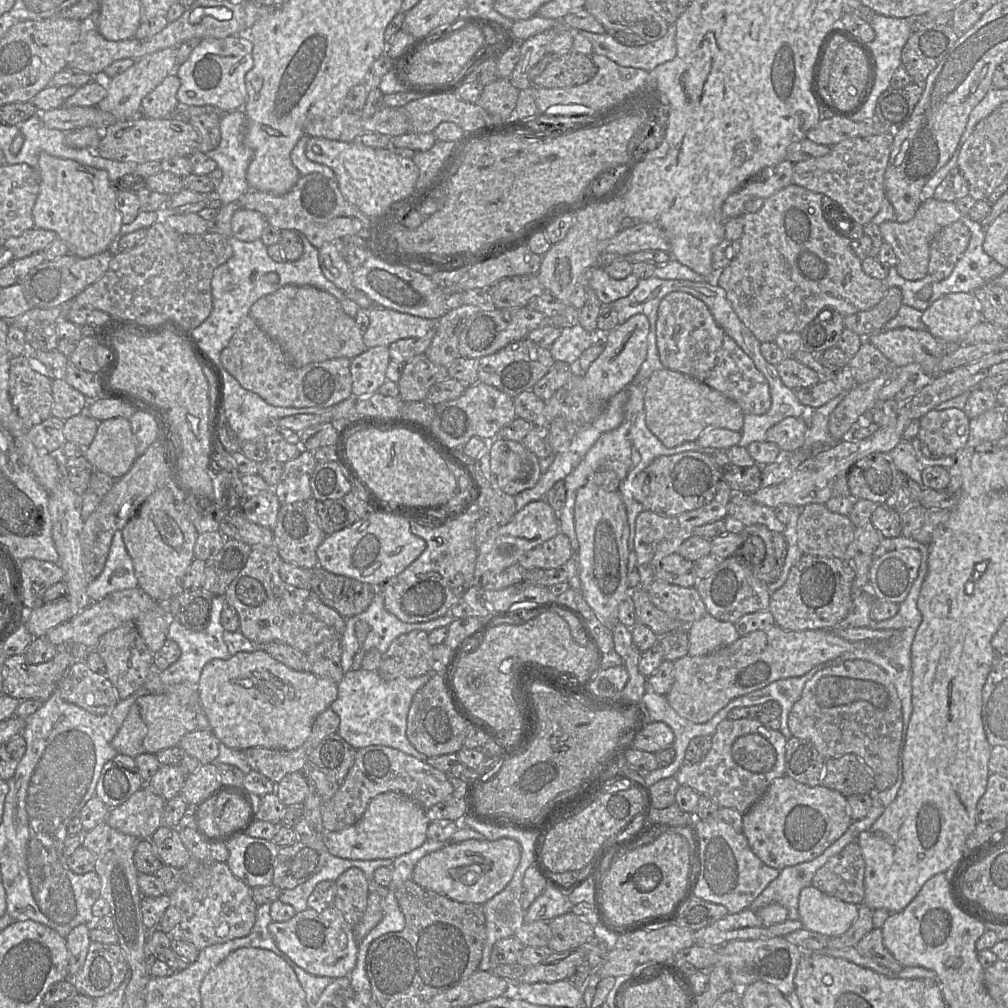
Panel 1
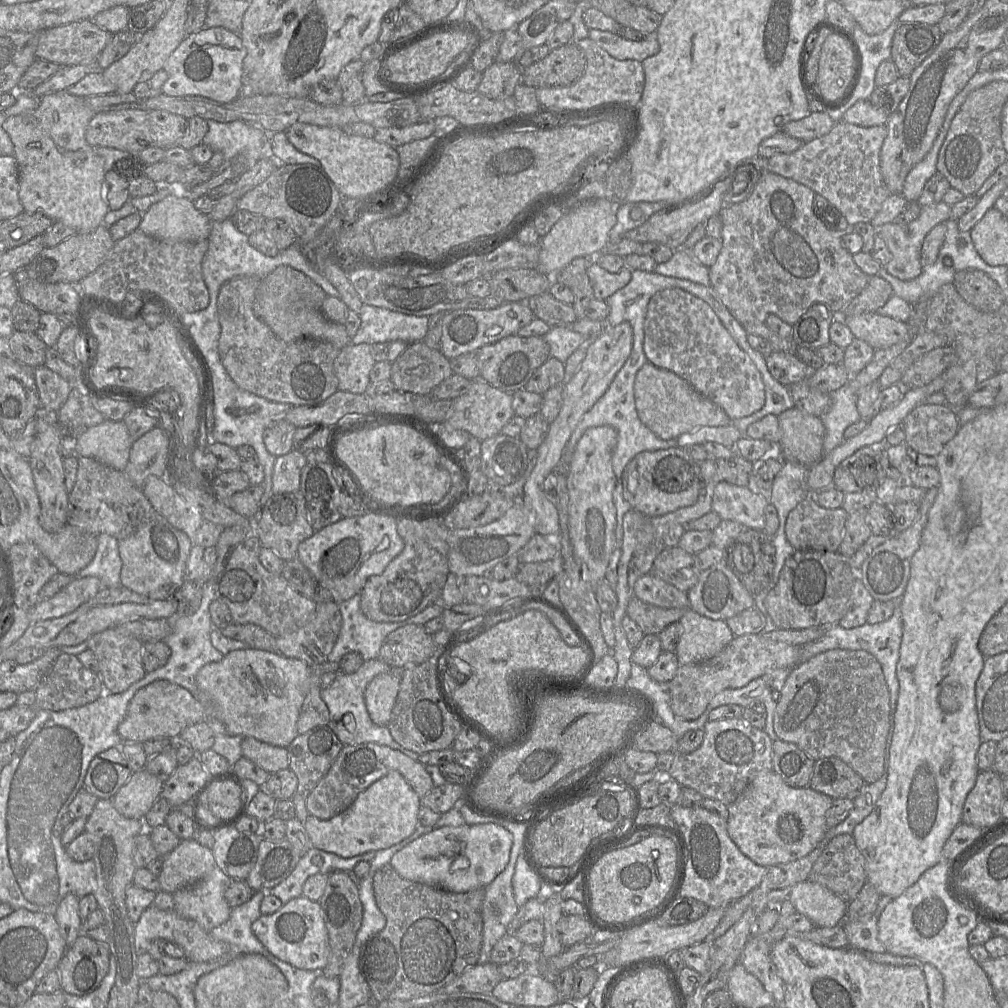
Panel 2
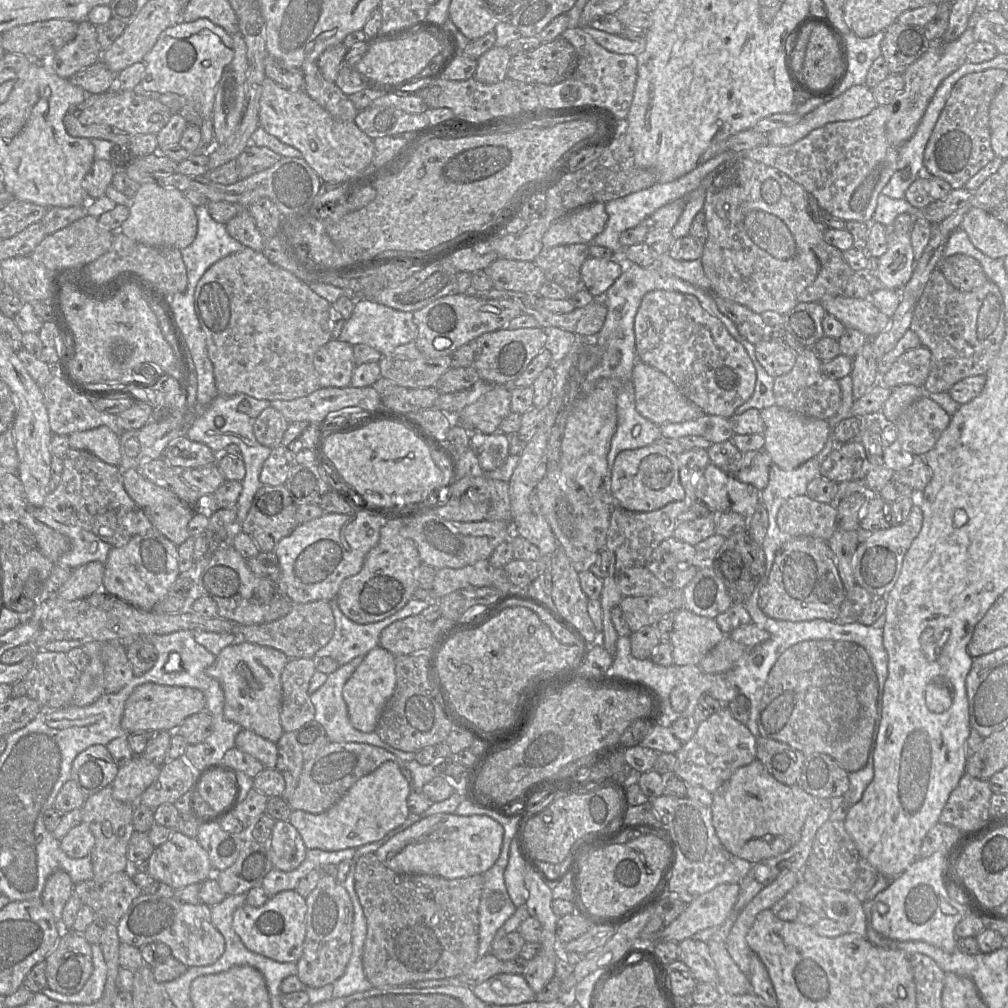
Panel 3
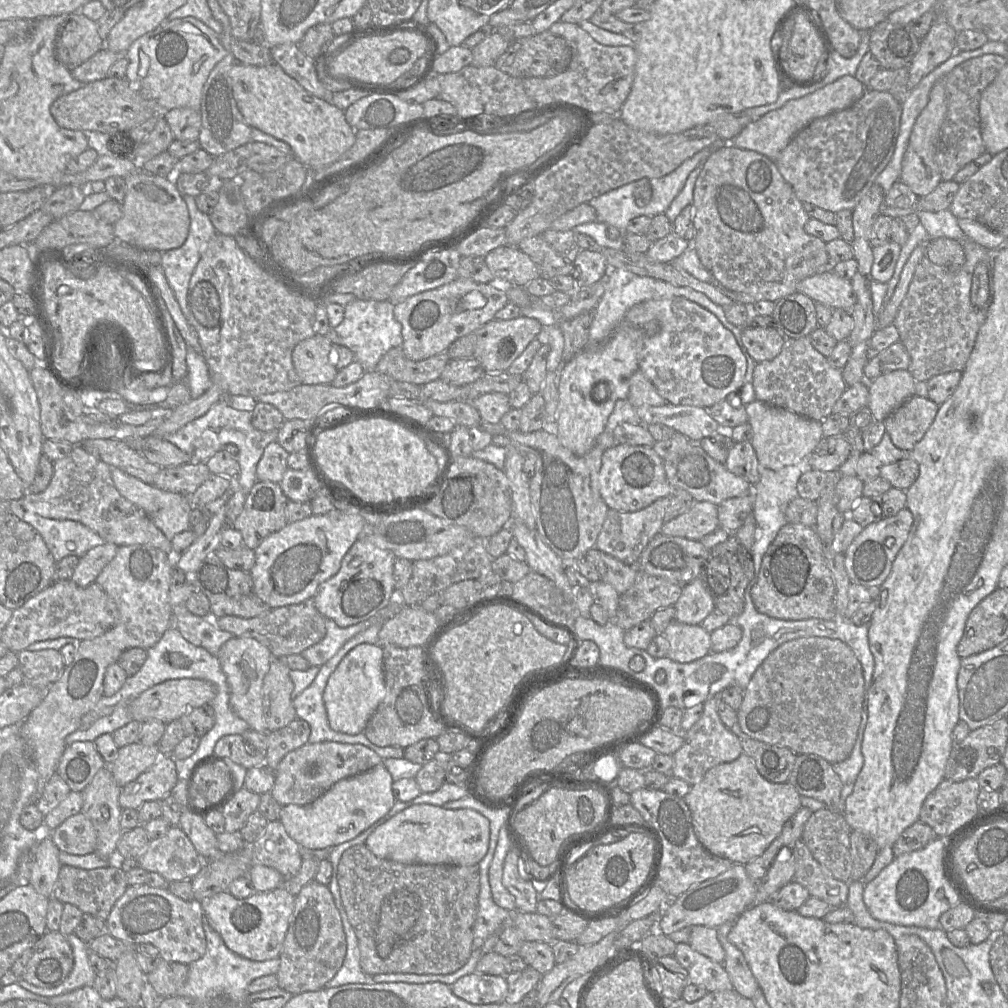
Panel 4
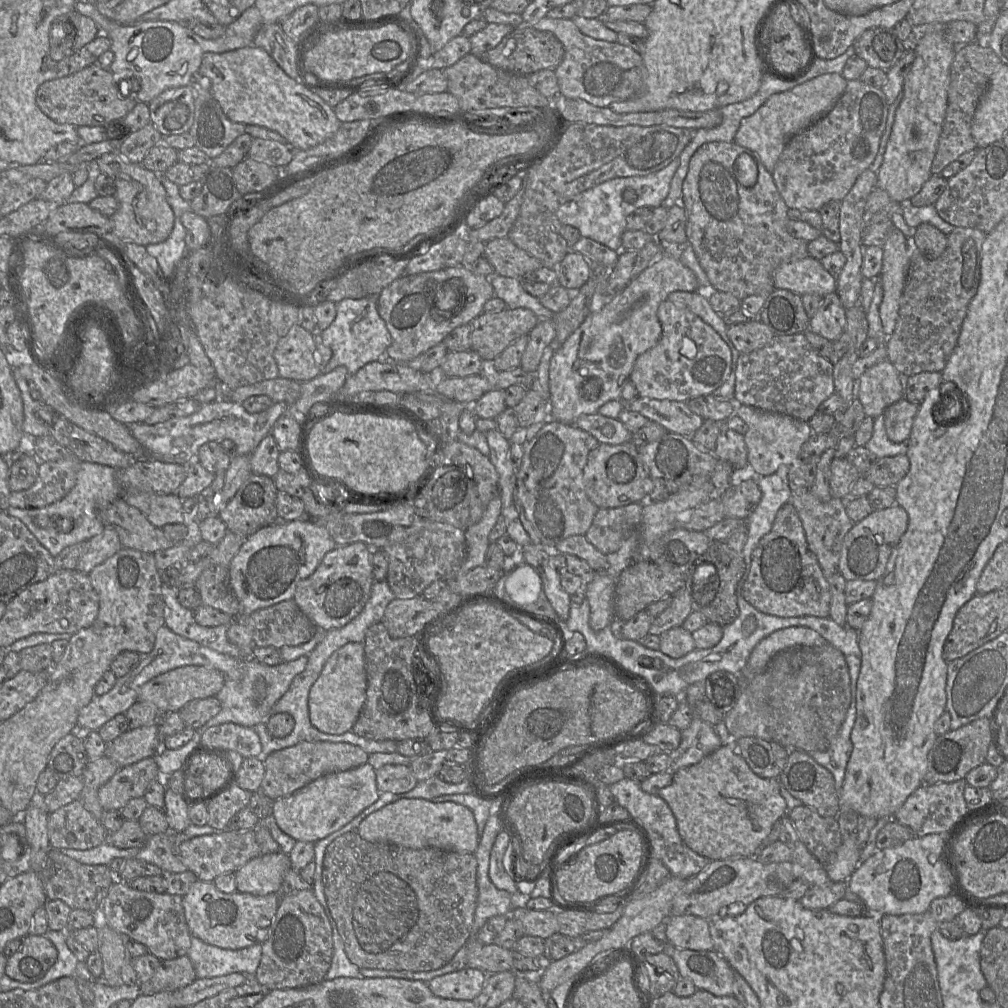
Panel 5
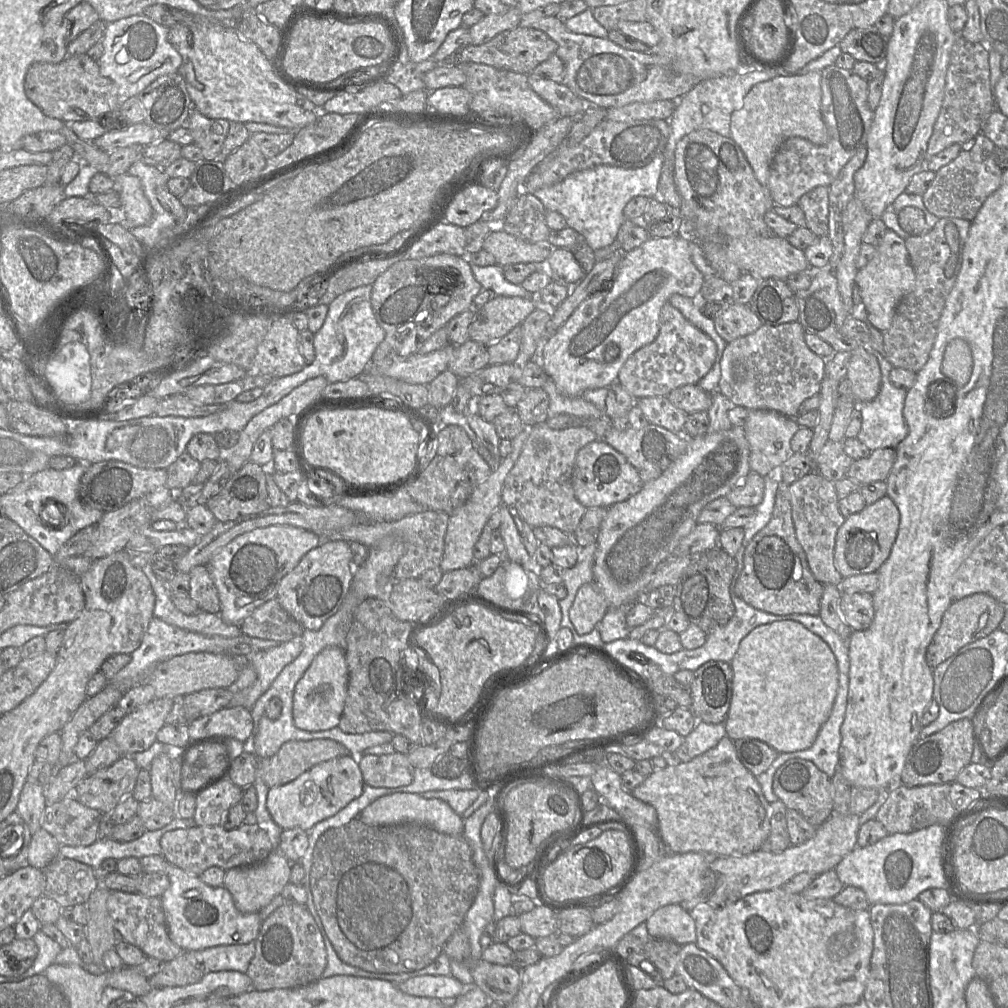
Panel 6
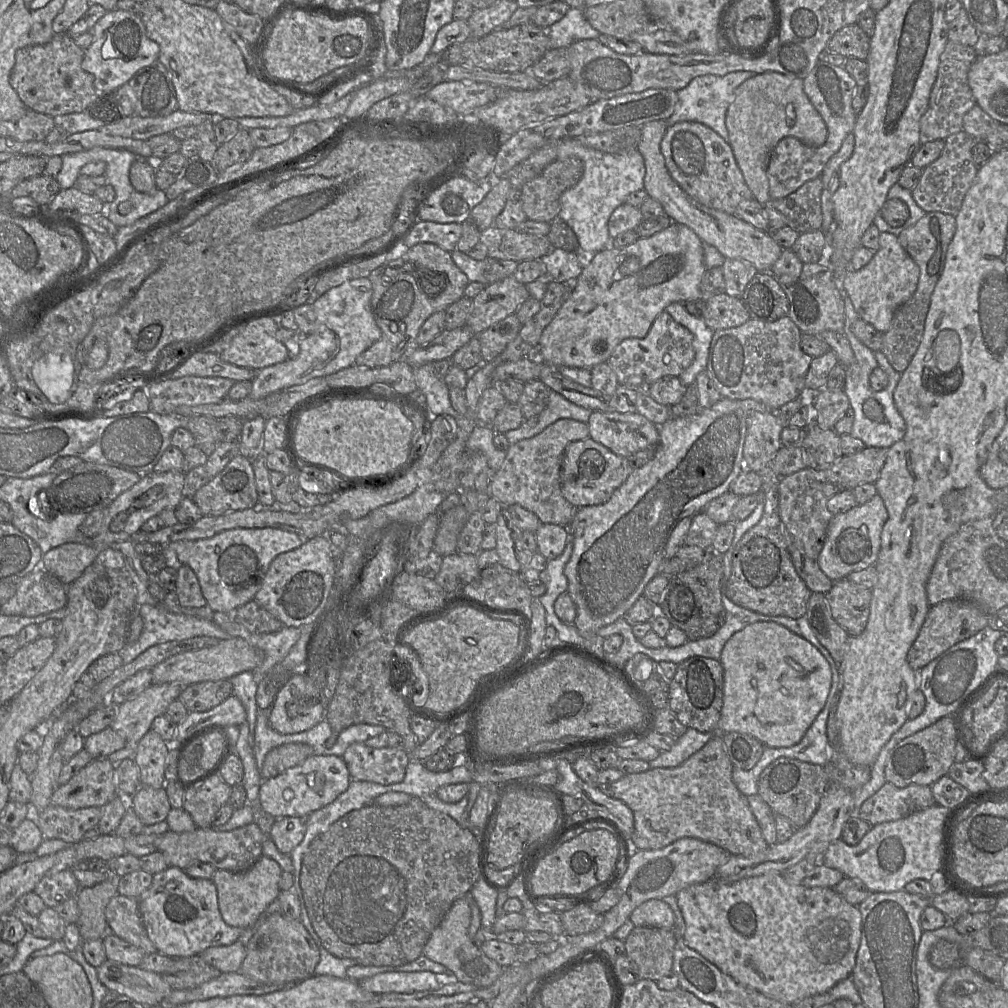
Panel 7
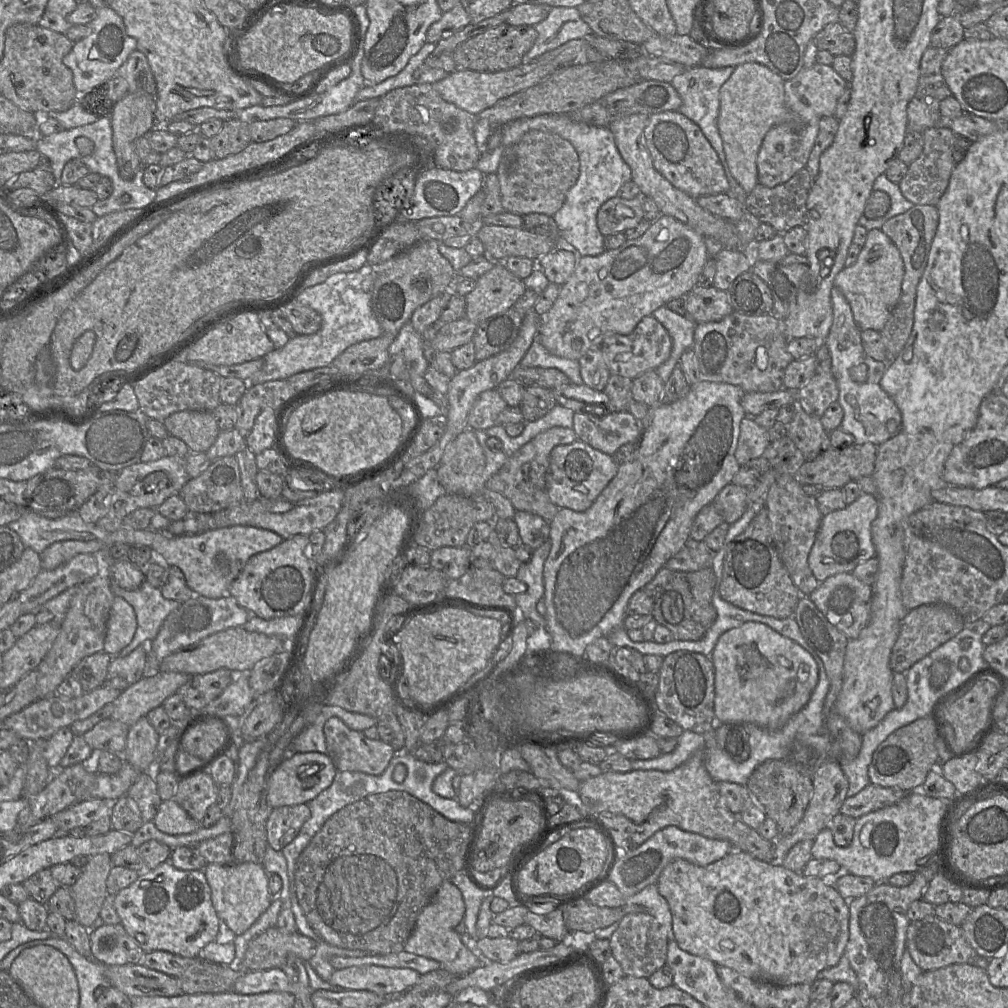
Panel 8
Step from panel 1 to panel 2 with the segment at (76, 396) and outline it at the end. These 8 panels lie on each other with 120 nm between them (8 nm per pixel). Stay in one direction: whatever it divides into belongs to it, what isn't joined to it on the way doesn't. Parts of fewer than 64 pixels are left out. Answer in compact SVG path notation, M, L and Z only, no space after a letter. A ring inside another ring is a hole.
M44 365L34 368L33 372L42 412L55 414L66 402L74 384Z

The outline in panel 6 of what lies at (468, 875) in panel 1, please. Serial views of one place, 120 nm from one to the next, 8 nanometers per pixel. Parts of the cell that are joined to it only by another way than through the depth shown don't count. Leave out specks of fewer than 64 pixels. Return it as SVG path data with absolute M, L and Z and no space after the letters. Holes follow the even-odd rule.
M396 793L381 797L367 806L356 818L367 825L417 823L444 834L463 836L464 820L449 804L438 799L424 799L419 794Z

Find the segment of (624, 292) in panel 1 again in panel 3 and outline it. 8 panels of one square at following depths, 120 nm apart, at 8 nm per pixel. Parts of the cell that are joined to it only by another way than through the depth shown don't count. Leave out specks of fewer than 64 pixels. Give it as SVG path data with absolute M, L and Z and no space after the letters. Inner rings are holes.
M614 254L611 259L589 256L582 264L580 273L586 290L596 299L601 299L623 273L623 268L618 254Z

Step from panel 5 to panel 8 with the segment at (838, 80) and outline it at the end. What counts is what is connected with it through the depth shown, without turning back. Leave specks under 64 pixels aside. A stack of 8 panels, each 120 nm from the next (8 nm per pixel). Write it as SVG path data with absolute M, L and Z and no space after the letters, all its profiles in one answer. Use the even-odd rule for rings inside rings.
M749 62L735 67L720 89L718 129L729 170L745 194L759 183L757 156L767 132L776 125L792 125L793 129L805 127L805 122L786 105L784 84L785 81L766 66Z

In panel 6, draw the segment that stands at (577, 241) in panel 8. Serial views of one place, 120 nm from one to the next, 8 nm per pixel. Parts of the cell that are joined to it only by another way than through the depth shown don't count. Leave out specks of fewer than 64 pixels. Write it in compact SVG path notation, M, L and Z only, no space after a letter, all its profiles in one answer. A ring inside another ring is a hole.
M664 156L655 158L642 168L625 169L599 165L570 174L561 182L536 191L536 196L546 210L560 213L567 226L581 234L587 245L599 250L611 245L624 221L624 208L636 196L658 198L658 185Z

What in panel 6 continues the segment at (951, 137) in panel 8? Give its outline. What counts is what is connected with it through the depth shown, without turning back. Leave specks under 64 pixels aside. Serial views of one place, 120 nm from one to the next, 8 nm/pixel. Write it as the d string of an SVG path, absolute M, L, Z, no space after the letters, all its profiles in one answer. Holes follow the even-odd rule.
M978 133L971 143L961 146L965 149L961 150L954 160L936 172L935 179L932 185L922 195L922 200L929 212L938 218L958 218L971 222L984 201L999 188L1003 169L998 166L995 160L995 149L997 145L983 133Z

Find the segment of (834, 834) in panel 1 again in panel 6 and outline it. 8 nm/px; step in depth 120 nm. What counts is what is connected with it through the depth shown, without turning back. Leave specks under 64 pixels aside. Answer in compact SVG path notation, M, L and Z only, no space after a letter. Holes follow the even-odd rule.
M728 736L689 762L667 766L648 775L631 794L656 809L657 833L667 853L699 852L713 856L744 856L760 850L762 843L771 834L770 803L765 799L756 777L739 760L734 740Z

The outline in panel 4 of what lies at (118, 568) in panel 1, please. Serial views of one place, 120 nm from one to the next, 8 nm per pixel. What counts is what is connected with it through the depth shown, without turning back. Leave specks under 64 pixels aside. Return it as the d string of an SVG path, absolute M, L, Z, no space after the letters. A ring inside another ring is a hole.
M20 499L11 500L9 513L31 525L41 535L56 562L69 555L75 555L80 558L90 549L106 542L96 532L78 521L55 520L32 513L23 507Z

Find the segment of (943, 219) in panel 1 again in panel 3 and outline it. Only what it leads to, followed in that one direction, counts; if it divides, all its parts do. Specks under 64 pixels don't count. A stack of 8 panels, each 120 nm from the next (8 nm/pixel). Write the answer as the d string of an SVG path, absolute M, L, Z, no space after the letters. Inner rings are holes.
M887 231L887 251L878 258L877 277L885 288L901 290L910 280L916 263L910 232Z

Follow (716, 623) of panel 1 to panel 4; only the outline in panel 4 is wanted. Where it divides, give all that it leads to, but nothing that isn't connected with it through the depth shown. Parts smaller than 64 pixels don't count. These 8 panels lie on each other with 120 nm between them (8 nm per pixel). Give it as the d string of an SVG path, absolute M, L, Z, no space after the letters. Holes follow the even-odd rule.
M672 620L663 635L669 643L667 657L675 662L692 662L713 652L710 632L700 624L690 625Z

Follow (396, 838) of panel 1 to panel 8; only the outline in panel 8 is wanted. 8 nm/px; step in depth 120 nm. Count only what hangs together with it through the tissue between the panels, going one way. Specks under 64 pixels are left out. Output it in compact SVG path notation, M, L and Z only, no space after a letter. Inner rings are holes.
M290 752L268 774L266 779L267 803L272 808L308 804L332 784L337 771L332 759L327 754L319 752Z

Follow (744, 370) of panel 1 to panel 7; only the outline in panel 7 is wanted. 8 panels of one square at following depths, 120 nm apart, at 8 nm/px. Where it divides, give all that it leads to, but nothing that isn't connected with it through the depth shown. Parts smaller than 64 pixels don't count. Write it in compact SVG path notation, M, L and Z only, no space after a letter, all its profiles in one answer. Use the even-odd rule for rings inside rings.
M664 311L656 317L645 337L621 341L607 363L620 385L638 393L647 393L648 388L657 380L664 377L679 377L692 364L694 358L692 333Z

